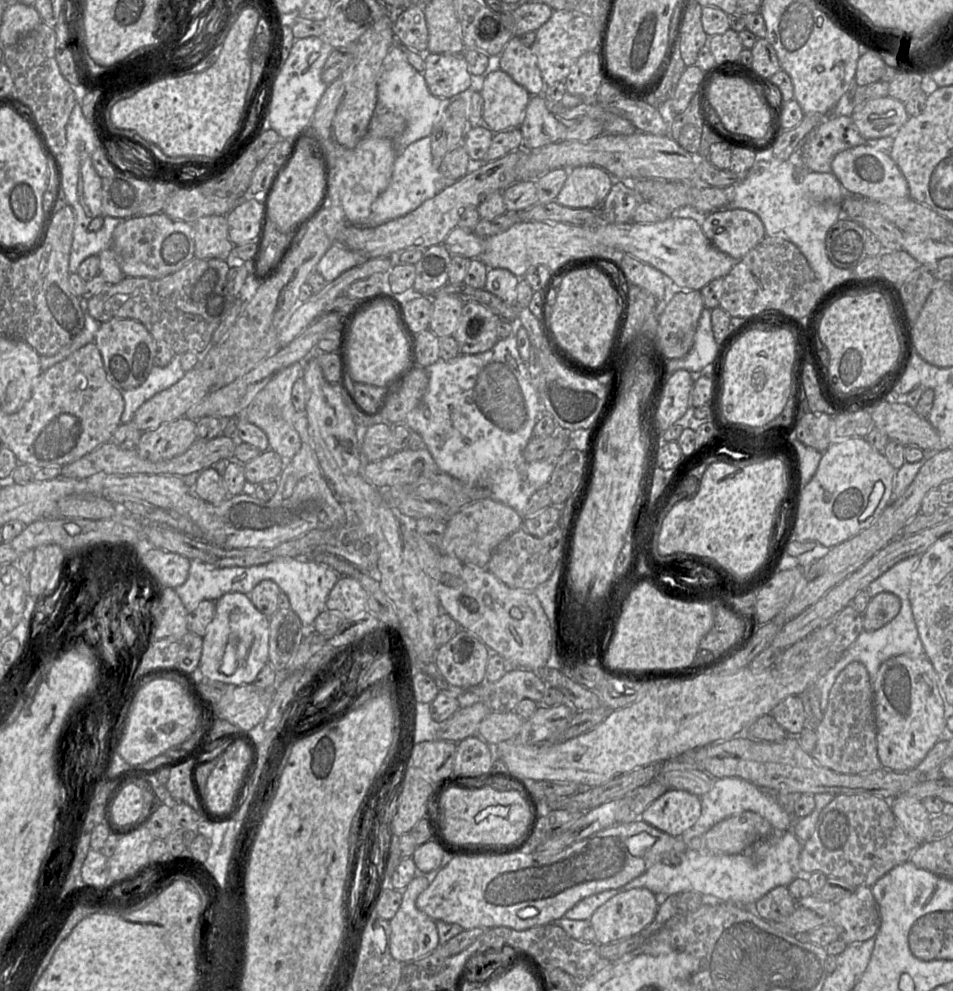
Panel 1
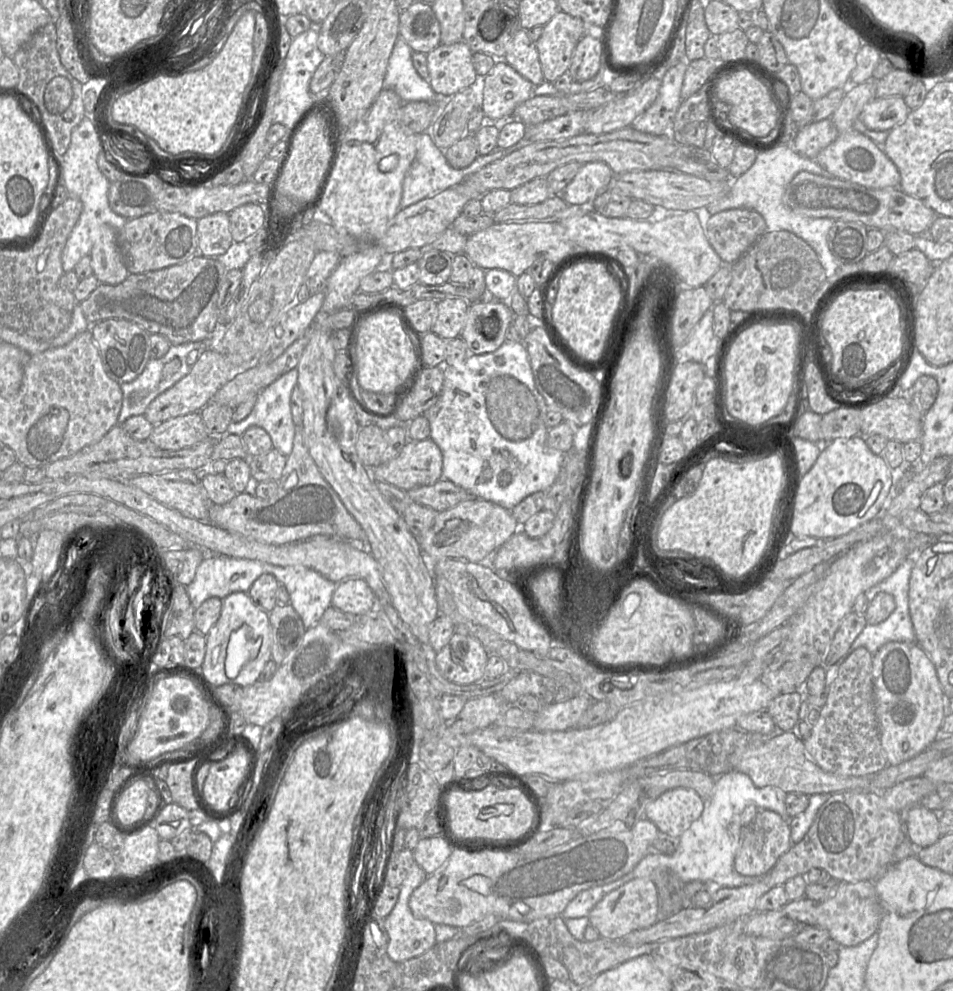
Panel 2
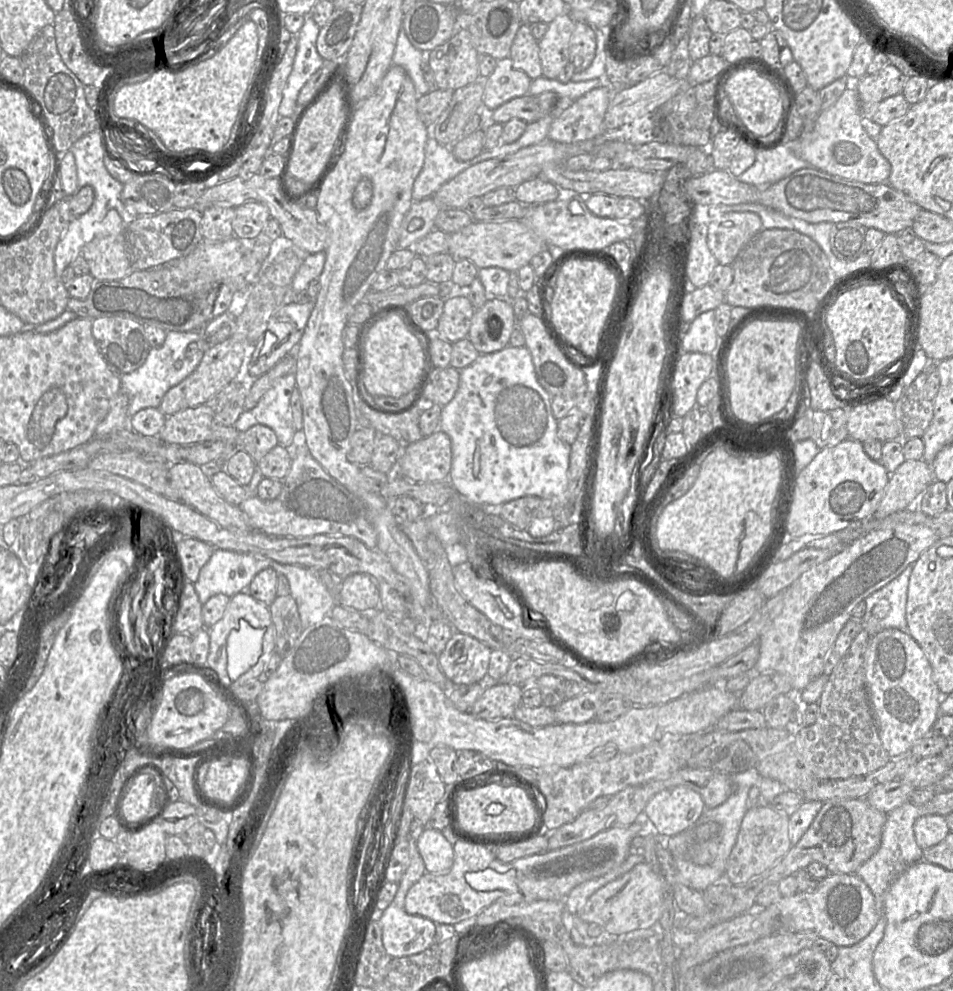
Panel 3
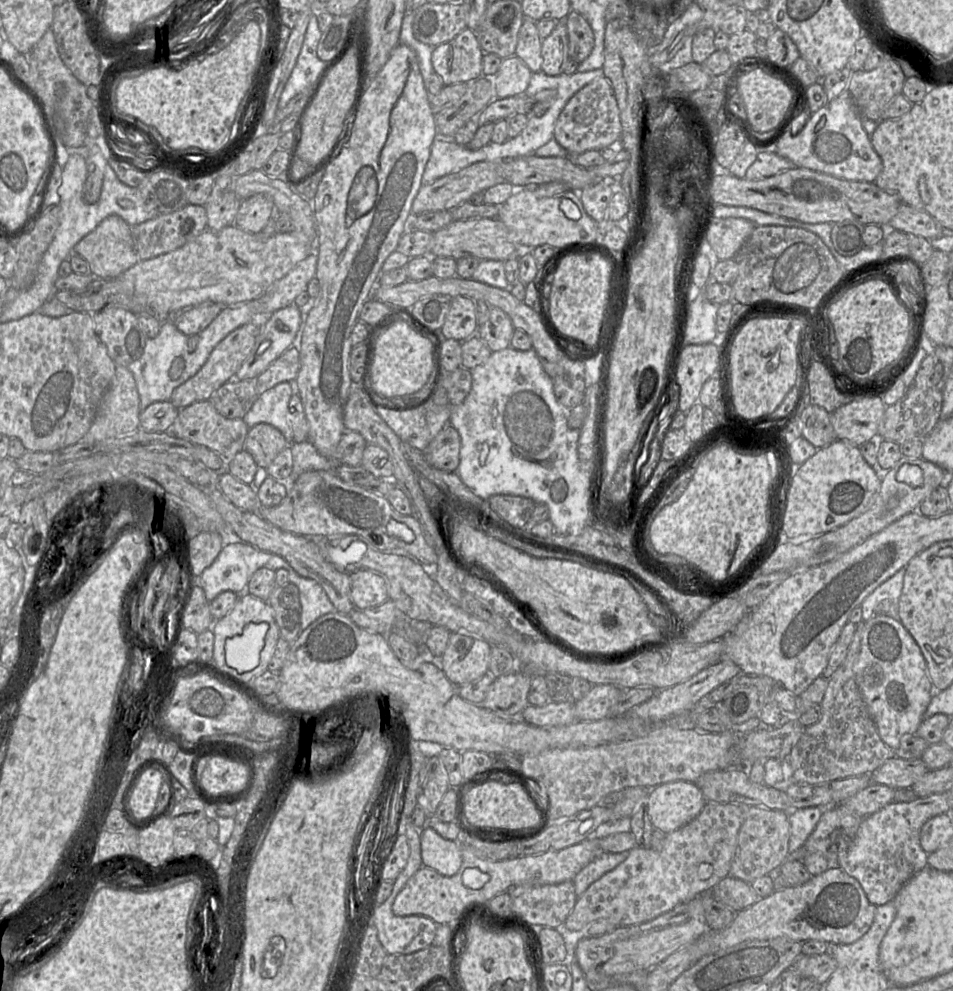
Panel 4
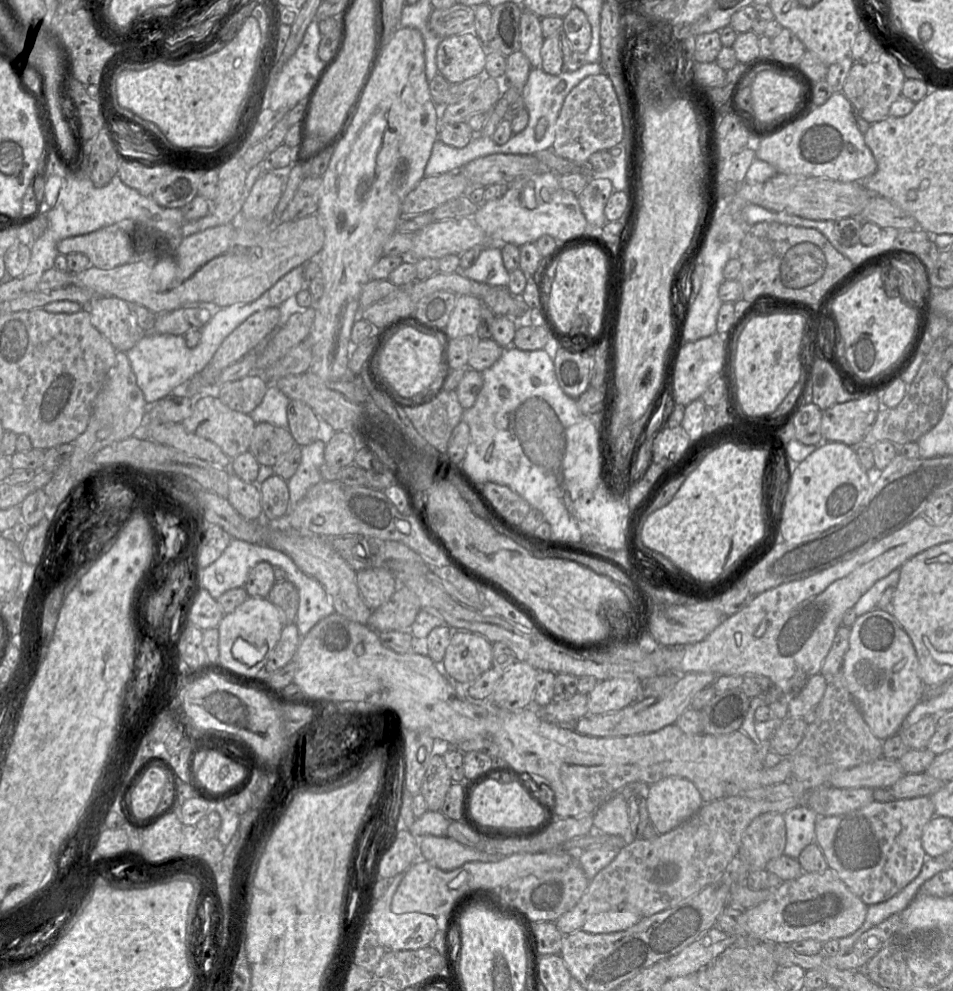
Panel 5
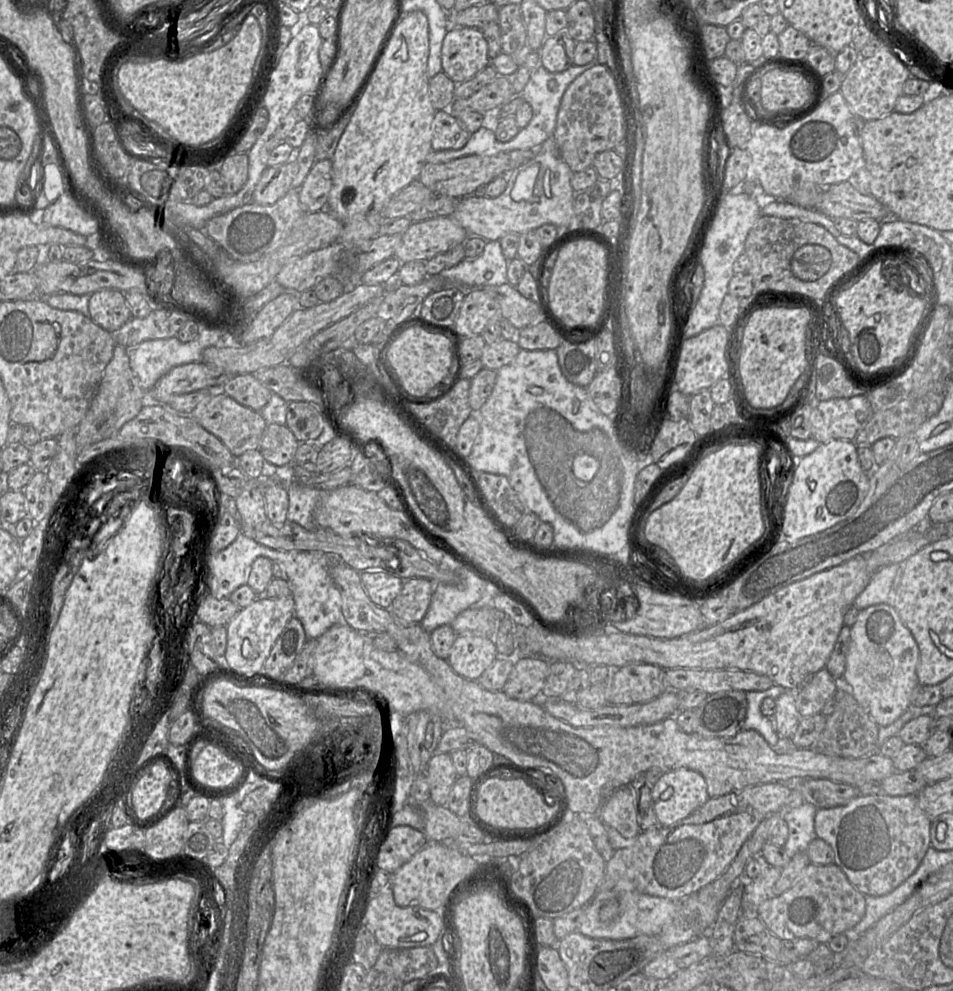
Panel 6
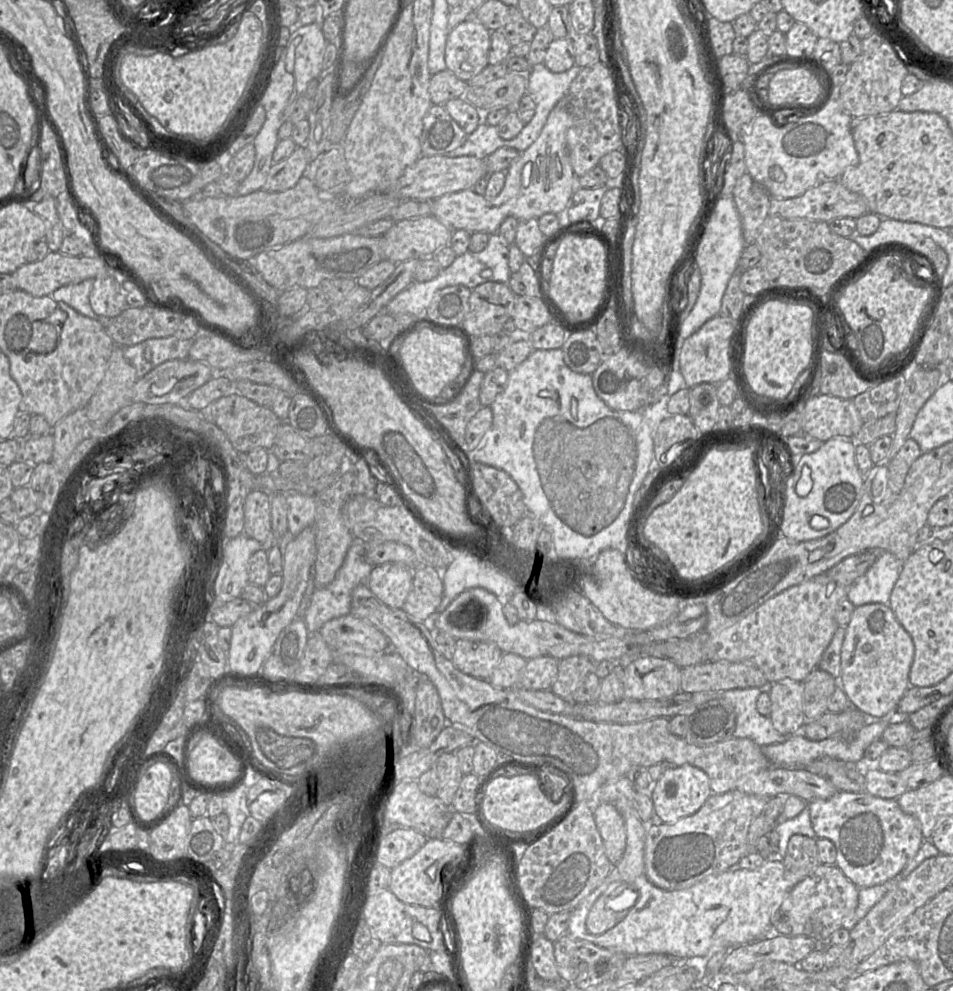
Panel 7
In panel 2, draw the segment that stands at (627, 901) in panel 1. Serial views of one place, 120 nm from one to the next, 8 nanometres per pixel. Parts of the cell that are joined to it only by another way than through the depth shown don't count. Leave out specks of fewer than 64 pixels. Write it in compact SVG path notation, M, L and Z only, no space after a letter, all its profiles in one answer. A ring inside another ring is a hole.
M634 878L606 894L587 916L601 938L622 940L629 933L650 927L659 920L659 895L650 878Z

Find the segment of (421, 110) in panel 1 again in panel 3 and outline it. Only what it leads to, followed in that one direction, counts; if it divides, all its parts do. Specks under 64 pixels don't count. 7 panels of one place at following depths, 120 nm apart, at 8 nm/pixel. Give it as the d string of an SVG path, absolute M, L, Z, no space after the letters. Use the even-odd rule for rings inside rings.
M402 21L394 56L392 58L392 64L401 66L406 71L419 96L431 92L430 86L425 81L421 69L422 60L423 52L414 47L410 42L403 28Z

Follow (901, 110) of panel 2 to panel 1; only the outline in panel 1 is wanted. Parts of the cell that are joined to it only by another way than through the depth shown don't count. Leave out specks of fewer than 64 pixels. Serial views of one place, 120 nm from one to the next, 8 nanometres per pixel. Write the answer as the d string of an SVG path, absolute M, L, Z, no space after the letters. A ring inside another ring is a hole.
M885 96L855 104L851 109L851 119L860 136L869 140L894 136L909 115L904 103Z

